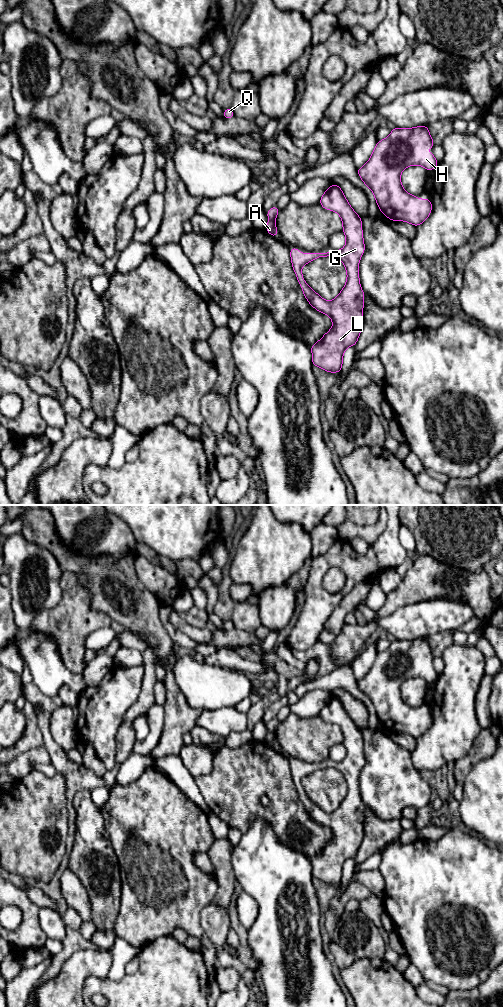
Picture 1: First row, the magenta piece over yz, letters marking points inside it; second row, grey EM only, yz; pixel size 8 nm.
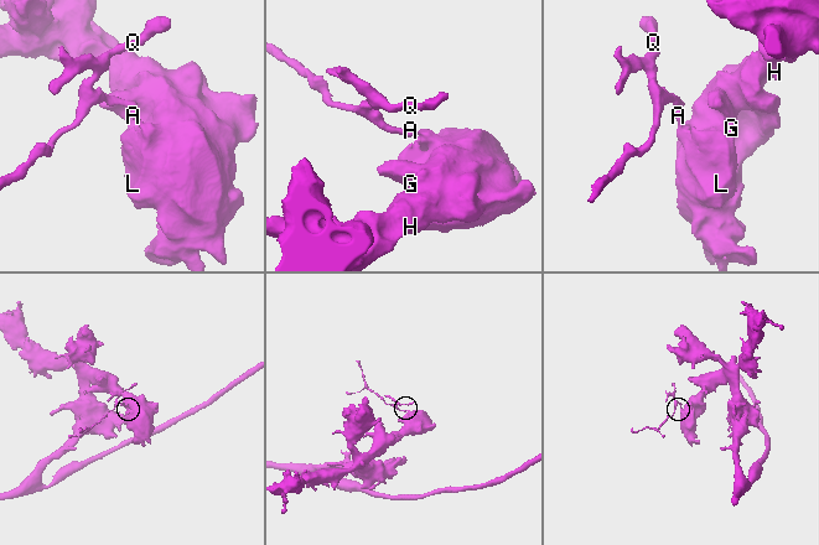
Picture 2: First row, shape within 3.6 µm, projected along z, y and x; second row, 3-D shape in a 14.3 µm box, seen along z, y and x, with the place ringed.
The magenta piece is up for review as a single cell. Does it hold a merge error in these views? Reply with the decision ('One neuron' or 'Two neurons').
Two neurons

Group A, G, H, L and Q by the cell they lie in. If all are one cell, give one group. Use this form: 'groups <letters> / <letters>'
groups A G H L / Q

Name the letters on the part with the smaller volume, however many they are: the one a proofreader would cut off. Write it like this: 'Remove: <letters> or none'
Remove: Q

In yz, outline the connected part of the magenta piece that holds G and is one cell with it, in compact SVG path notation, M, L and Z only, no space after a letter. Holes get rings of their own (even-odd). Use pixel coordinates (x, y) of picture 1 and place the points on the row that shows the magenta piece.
M337 184L330 185L319 203L322 208L336 212L341 217L342 231L346 237L344 248L327 253L300 253L297 247L292 247L290 257L305 298L317 311L328 315L333 323L332 328L310 347L312 364L327 372L338 373L342 370L343 354L346 348L356 345L363 329L365 294L360 285L358 266L365 252L365 243L362 218L353 210ZM327 256L341 260L347 273L343 289L331 301L326 301L317 294L303 279L301 271L305 264Z

